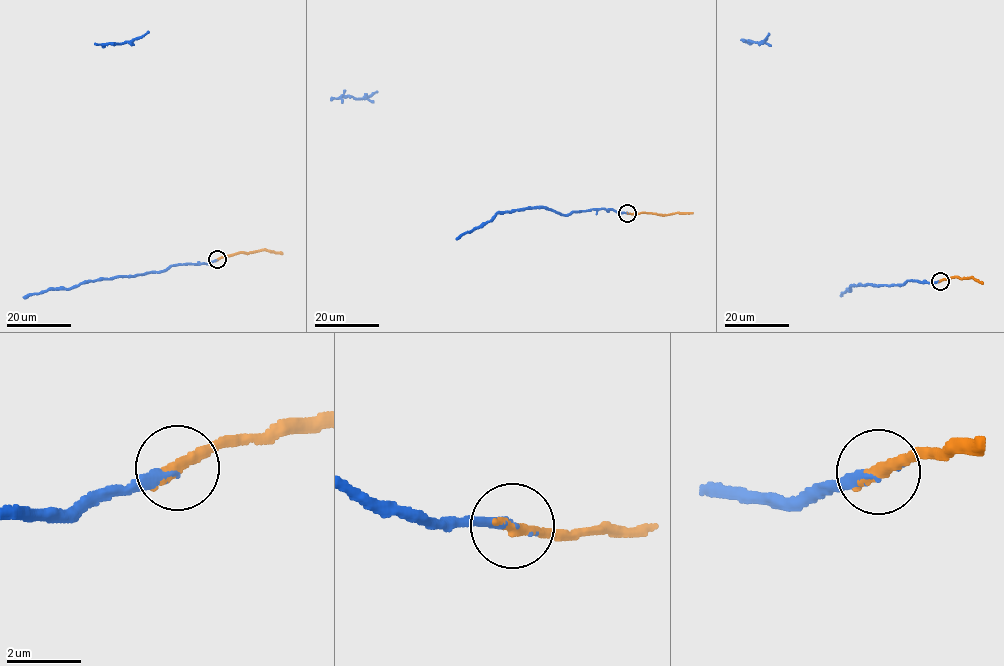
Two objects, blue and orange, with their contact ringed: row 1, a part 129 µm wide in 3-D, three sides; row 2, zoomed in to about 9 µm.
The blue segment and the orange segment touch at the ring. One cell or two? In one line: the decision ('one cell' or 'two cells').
one cell

